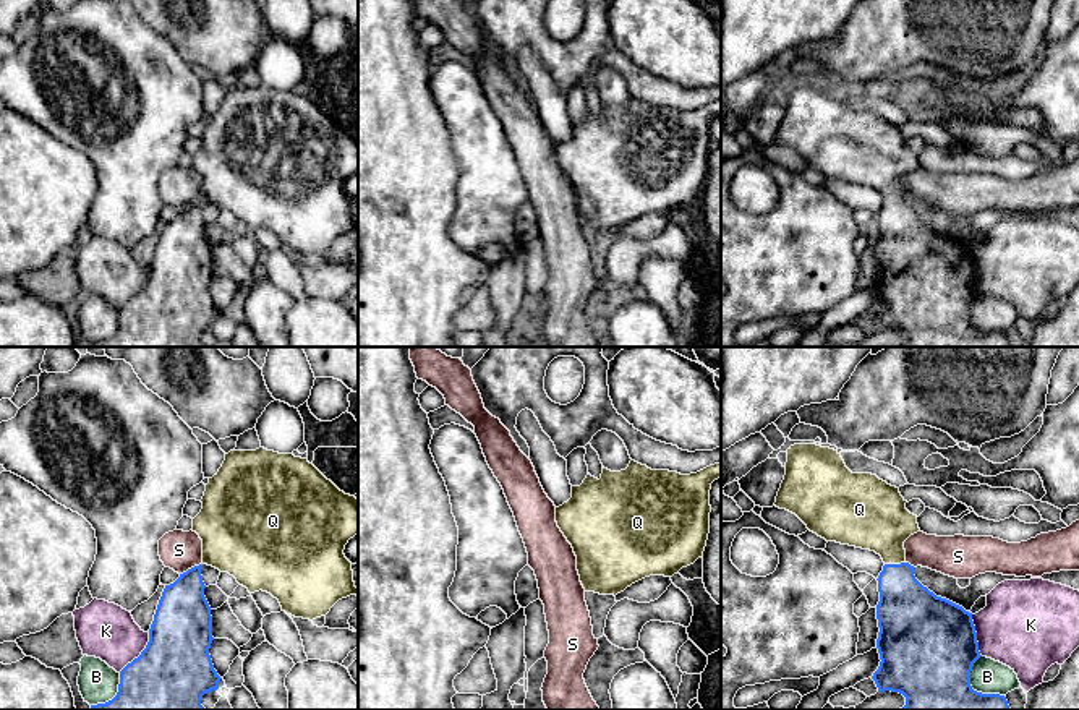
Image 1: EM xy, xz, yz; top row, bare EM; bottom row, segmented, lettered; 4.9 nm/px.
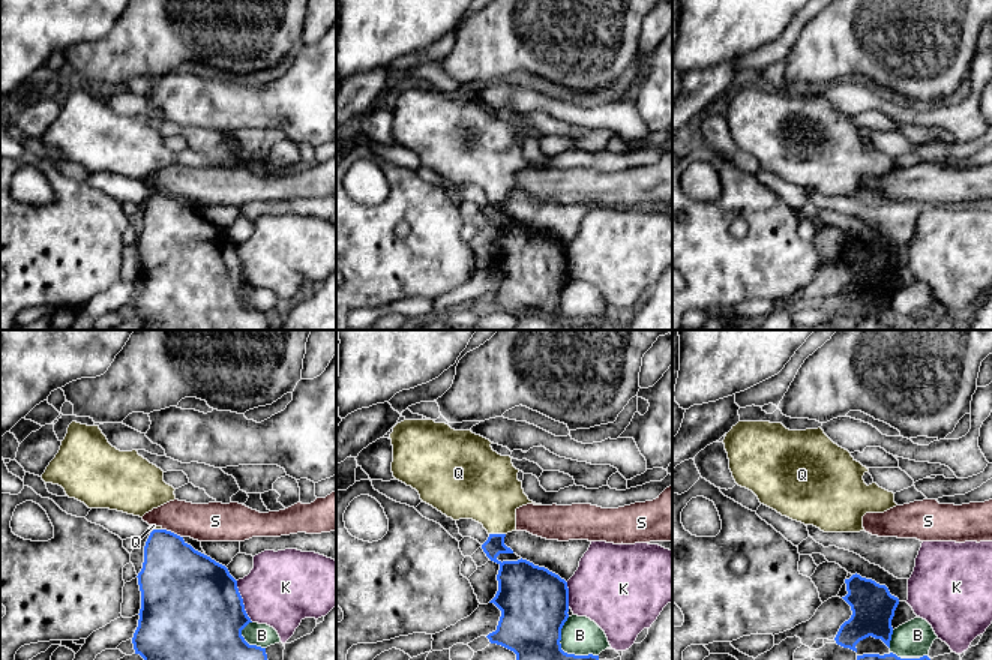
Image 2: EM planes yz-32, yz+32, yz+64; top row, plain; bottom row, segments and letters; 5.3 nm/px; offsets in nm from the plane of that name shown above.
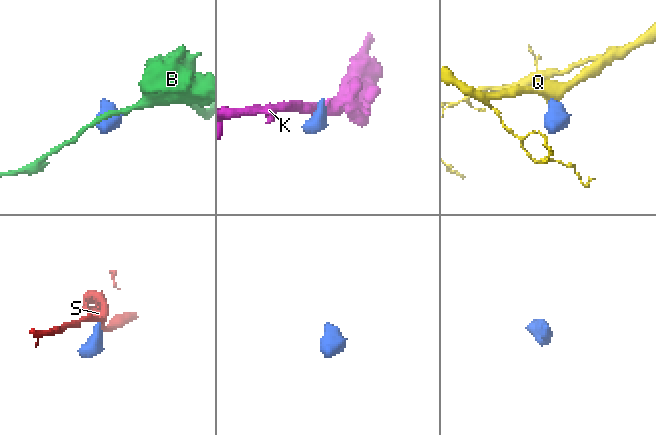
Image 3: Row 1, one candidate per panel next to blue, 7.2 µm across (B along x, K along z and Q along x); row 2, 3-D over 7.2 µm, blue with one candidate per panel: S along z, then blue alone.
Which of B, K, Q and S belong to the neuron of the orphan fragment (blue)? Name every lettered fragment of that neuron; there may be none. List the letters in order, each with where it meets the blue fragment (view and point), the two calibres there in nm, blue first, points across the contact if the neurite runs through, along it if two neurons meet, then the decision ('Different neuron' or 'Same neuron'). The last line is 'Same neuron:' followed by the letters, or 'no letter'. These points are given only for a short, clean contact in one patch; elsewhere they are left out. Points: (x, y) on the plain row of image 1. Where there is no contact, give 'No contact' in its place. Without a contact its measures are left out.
B: Touches blue at yz (971, 325). Thickness 440 nm (blue) against 170 nm. Different neuron
K: Touches blue at xy (141, 290). Thickness 420 nm (blue) against 280 nm. Different neuron
Q: Touches blue at yz (895, 201). Thickness 320 nm (blue) against 320 nm. Path across: yz (908, 250), (896, 221), (895, 201), (890, 180), (875, 156). Same neuron
S: Touches blue at xy (191, 205). Thickness 280 nm (blue) against 200 nm. Boundary: xy (201, 200), (180, 211). Different neuron
Same neuron: Q

